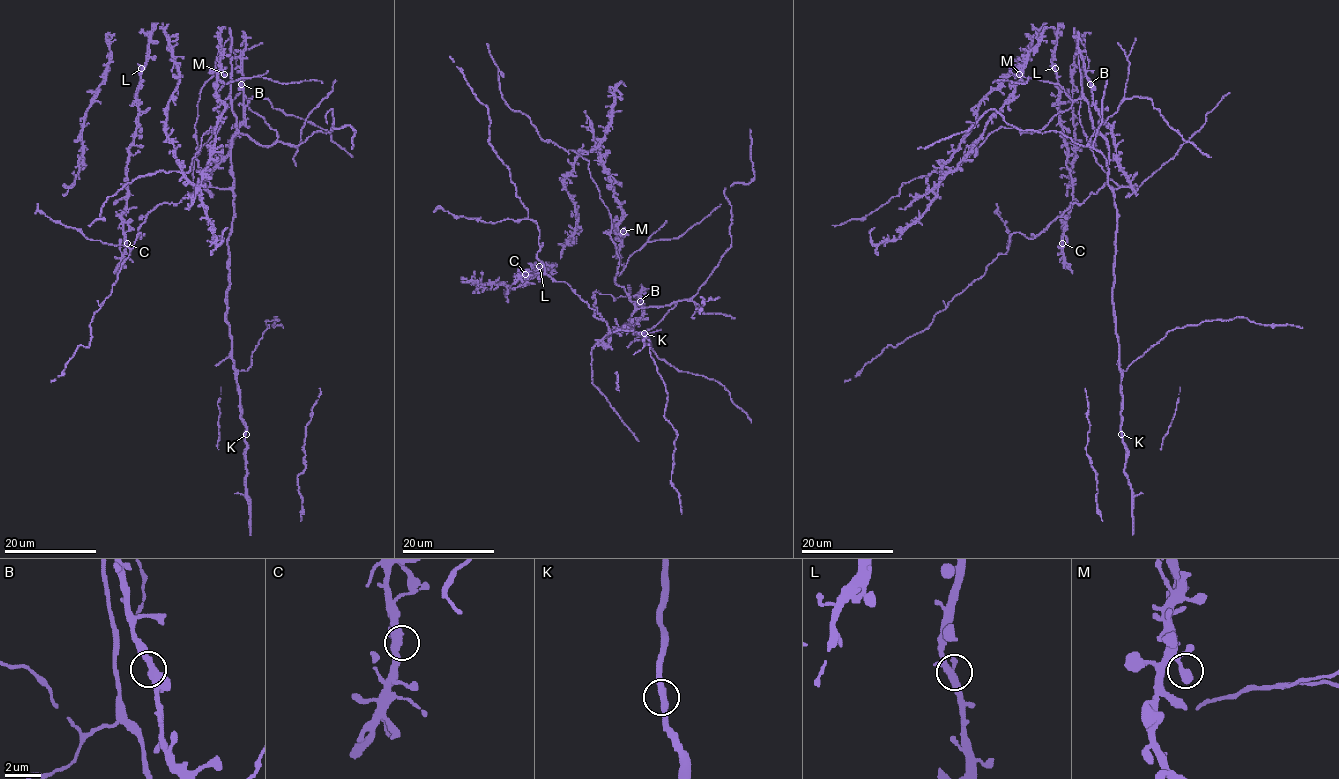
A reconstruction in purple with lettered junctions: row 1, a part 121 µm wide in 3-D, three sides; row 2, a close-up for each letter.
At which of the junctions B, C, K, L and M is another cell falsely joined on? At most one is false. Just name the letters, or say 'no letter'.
no letter

